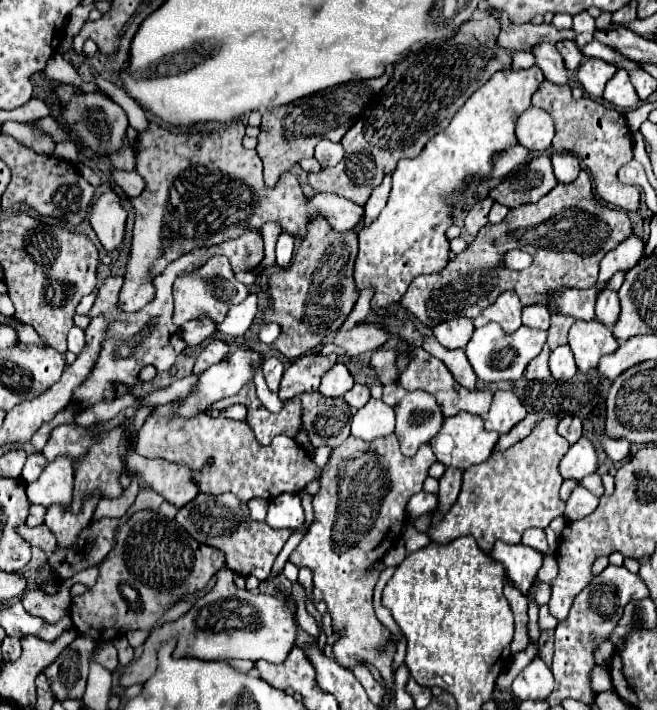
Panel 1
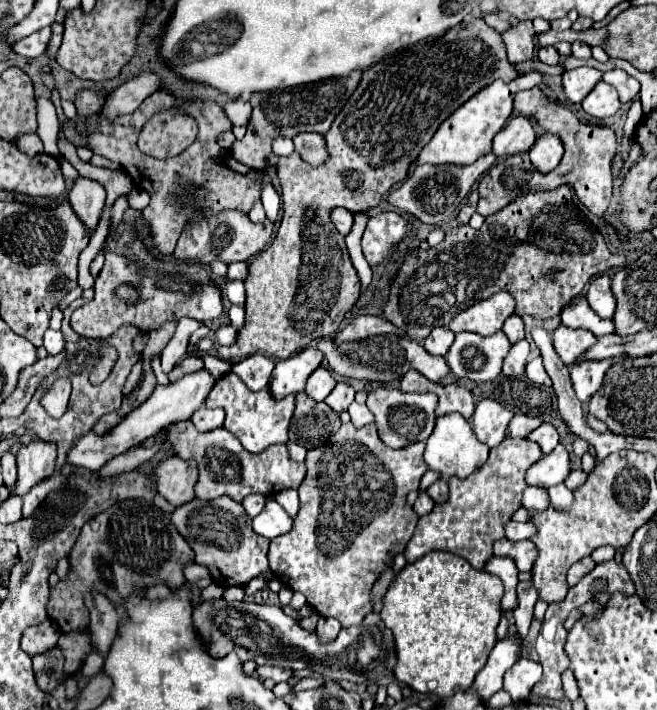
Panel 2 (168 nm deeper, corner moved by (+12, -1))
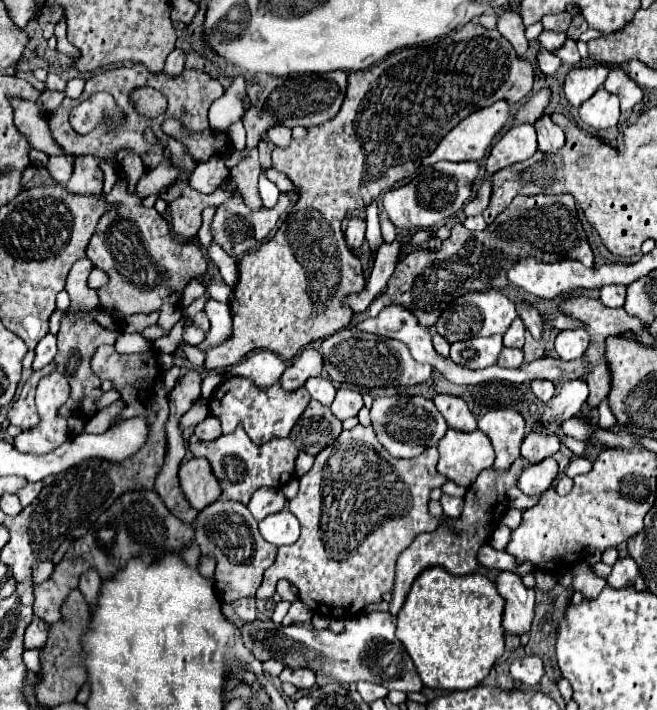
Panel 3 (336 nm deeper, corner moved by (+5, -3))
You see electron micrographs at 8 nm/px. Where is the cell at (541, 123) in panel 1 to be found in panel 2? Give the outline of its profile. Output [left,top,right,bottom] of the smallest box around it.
[494,117,536,157]

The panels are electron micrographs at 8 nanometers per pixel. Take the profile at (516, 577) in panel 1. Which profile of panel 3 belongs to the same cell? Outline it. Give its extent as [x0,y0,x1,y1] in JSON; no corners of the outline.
[495,571,535,637]

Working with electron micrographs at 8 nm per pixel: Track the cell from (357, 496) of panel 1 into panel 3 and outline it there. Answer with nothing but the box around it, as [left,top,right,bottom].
[257,425,447,617]

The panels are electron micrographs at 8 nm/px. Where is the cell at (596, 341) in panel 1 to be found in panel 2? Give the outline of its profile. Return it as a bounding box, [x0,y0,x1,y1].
[554,325,596,365]

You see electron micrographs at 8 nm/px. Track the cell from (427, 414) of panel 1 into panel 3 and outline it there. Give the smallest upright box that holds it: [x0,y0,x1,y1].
[371,395,447,459]

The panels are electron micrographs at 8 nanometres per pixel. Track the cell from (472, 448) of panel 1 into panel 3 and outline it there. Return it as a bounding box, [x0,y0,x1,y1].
[437,429,495,487]

